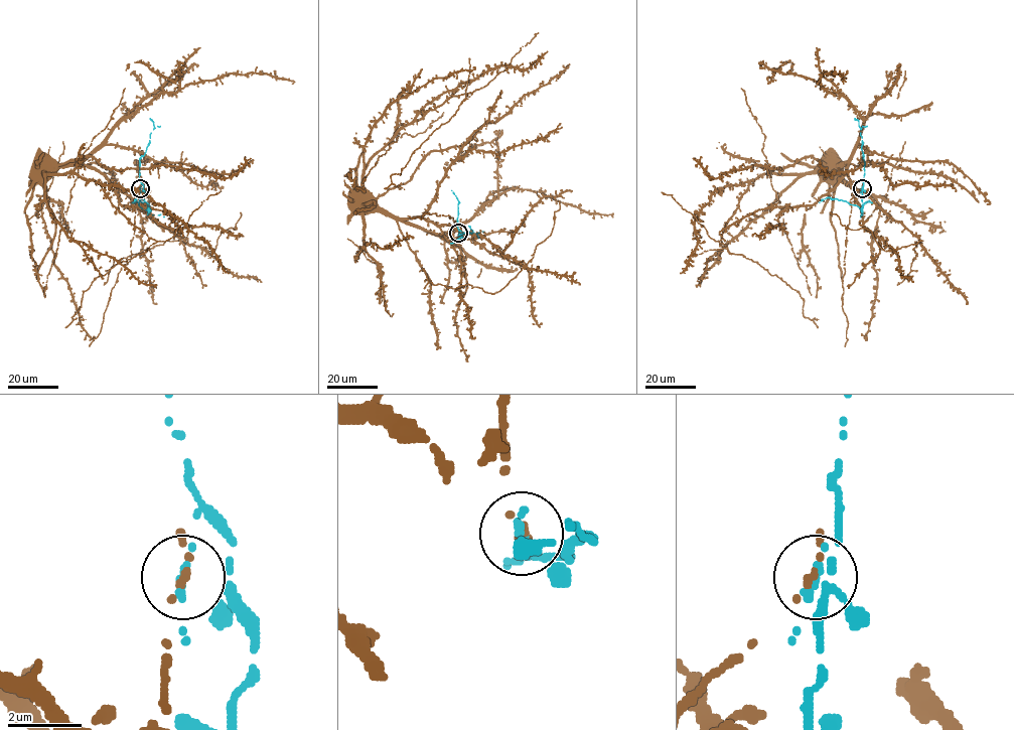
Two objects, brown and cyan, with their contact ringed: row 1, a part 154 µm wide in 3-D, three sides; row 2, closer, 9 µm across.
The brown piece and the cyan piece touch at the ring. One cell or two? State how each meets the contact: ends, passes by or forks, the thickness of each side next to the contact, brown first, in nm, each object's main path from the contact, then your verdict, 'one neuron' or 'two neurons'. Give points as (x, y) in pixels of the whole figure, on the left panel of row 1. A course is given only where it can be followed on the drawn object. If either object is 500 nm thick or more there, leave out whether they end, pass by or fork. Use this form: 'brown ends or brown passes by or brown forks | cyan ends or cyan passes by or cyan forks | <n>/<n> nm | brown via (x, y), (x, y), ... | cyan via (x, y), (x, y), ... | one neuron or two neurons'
brown ends | cyan ends | 240/240 nm | brown via (140, 188), (139, 198), (132, 198), (102, 174), (84, 165), (38, 167) | cyan via (140, 188), (142, 184), (146, 209), (139, 205), (139, 197), (132, 202) | two neurons

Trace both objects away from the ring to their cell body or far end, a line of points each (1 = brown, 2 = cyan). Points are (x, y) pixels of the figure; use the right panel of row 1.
1: (861, 188), (853, 197), (857, 198), (846, 174), (847, 164), (820, 167)
2: (861, 188), (863, 184), (861, 209), (830, 197), (820, 202)

